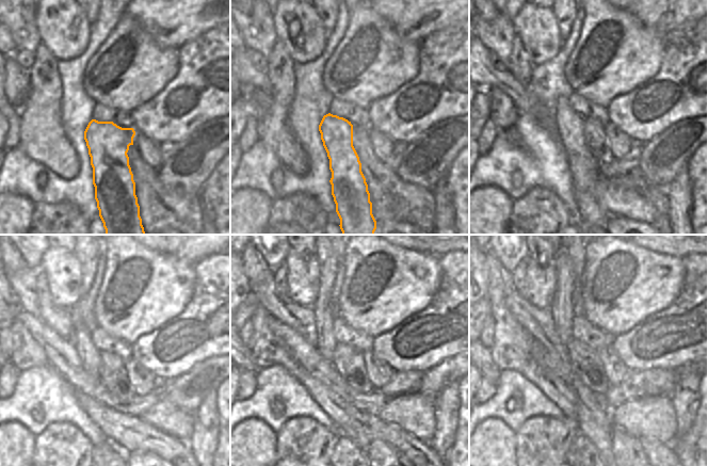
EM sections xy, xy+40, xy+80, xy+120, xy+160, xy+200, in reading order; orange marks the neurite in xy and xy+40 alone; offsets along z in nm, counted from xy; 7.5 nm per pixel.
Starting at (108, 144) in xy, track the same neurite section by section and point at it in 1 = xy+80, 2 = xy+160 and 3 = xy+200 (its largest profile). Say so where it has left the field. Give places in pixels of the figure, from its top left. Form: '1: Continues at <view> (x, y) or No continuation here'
1: Continues at xy+80 (582, 165)
2: Continues at xy+160 (325, 342)
3: Continues at xy+200 (564, 334).

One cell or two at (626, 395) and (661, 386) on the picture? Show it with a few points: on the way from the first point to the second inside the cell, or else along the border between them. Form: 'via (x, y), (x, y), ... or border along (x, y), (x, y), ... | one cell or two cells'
via (634, 386), (653, 386) | one cell

